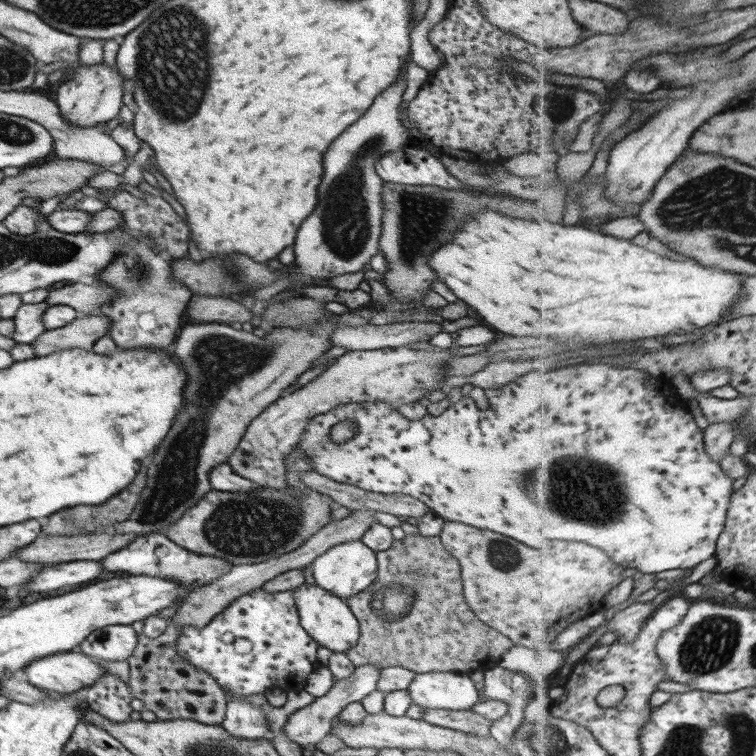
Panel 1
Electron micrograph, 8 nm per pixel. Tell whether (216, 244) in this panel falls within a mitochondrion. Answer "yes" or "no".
no

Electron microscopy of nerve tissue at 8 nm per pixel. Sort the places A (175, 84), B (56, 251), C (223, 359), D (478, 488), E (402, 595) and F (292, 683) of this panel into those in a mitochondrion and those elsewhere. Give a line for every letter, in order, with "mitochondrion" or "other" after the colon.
A: mitochondrion
B: mitochondrion
C: mitochondrion
D: other
E: mitochondrion
F: other

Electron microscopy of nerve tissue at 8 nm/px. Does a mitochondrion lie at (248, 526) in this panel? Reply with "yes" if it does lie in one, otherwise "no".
yes

